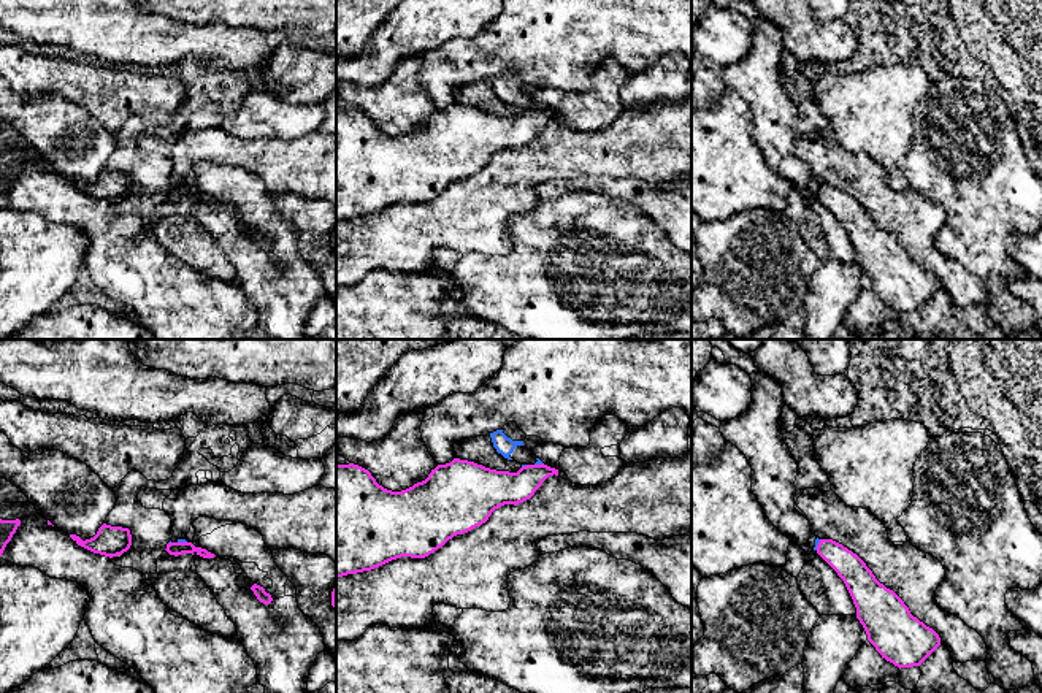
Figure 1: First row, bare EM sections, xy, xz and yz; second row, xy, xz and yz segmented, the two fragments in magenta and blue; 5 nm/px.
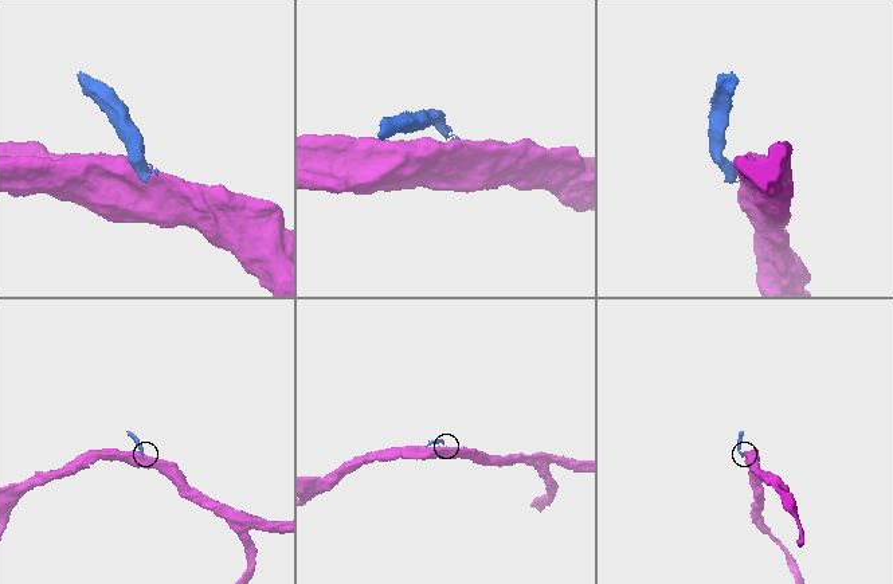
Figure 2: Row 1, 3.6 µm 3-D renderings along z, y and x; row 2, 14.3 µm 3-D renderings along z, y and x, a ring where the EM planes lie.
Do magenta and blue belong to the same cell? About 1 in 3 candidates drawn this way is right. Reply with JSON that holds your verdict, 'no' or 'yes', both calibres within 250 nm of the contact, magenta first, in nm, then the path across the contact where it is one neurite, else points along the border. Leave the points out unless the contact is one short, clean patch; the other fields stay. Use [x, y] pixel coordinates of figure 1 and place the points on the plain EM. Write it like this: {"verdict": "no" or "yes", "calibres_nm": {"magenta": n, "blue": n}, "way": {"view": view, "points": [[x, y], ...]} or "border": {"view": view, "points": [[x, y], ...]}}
{"verdict": "no", "calibres_nm": {"magenta": 150, "blue": 20}, "border": {"view": "yz", "points": [[820, 184], [815, 194]]}}

